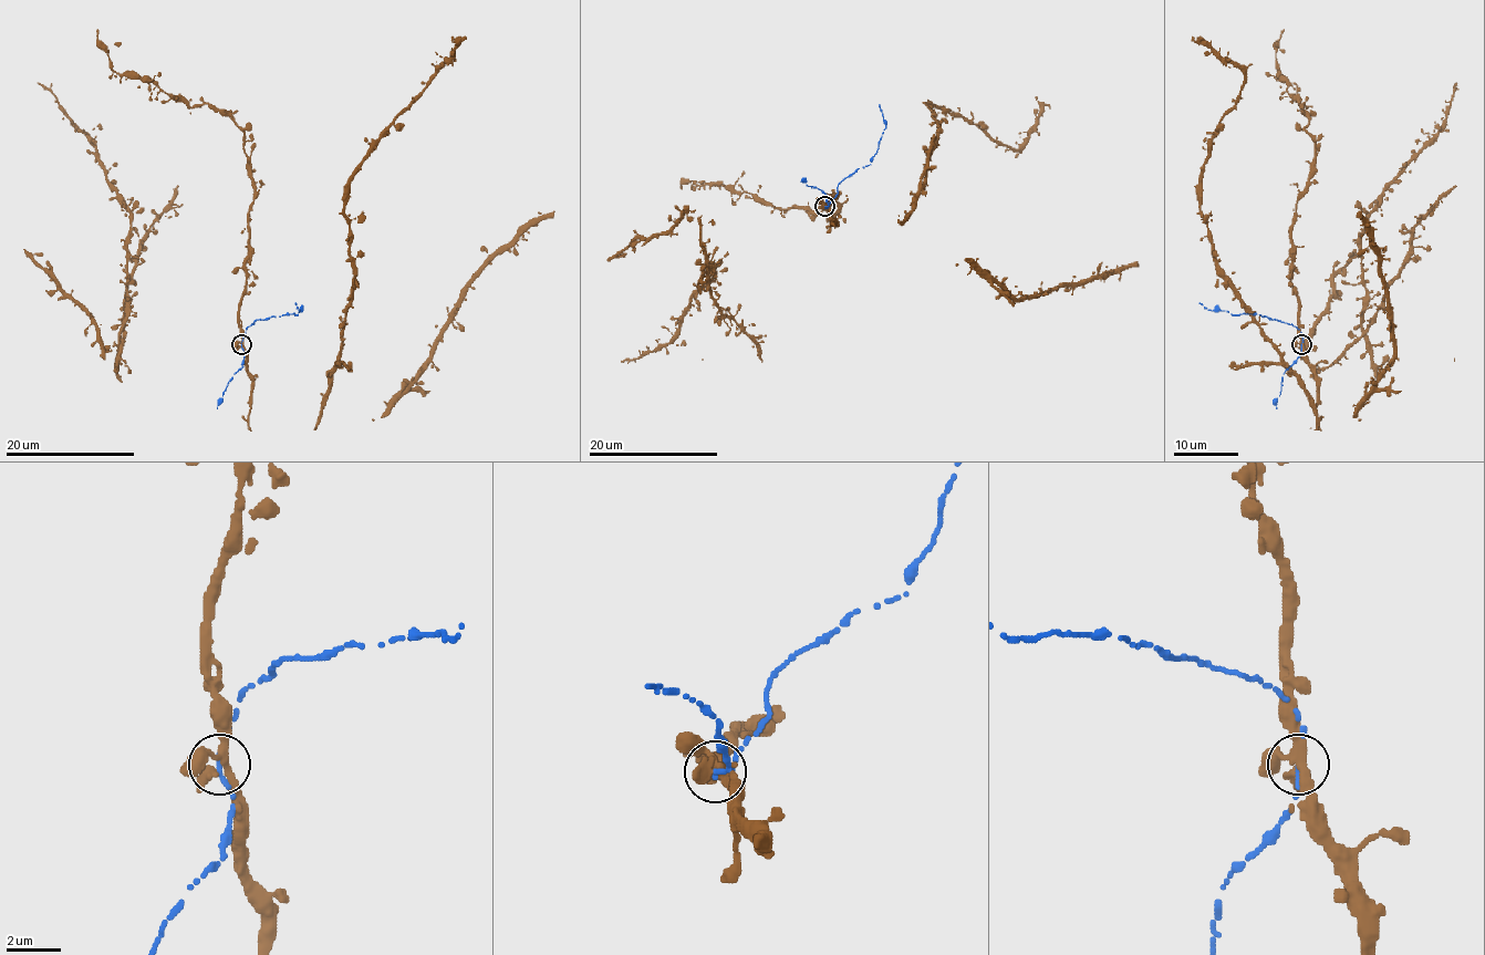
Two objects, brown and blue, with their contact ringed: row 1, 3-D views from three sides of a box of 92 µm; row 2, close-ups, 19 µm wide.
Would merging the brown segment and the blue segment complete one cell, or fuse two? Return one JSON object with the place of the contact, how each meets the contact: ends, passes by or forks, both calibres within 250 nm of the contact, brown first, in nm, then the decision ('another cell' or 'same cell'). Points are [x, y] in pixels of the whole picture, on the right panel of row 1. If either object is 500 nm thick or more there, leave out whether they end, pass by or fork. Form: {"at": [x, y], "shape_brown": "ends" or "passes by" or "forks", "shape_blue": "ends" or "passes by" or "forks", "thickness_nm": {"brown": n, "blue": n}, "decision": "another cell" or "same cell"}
{"at": [1301, 344], "shape_brown": "forks", "shape_blue": "passes by", "thickness_nm": {"brown": 360, "blue": 140}, "decision": "same cell"}

